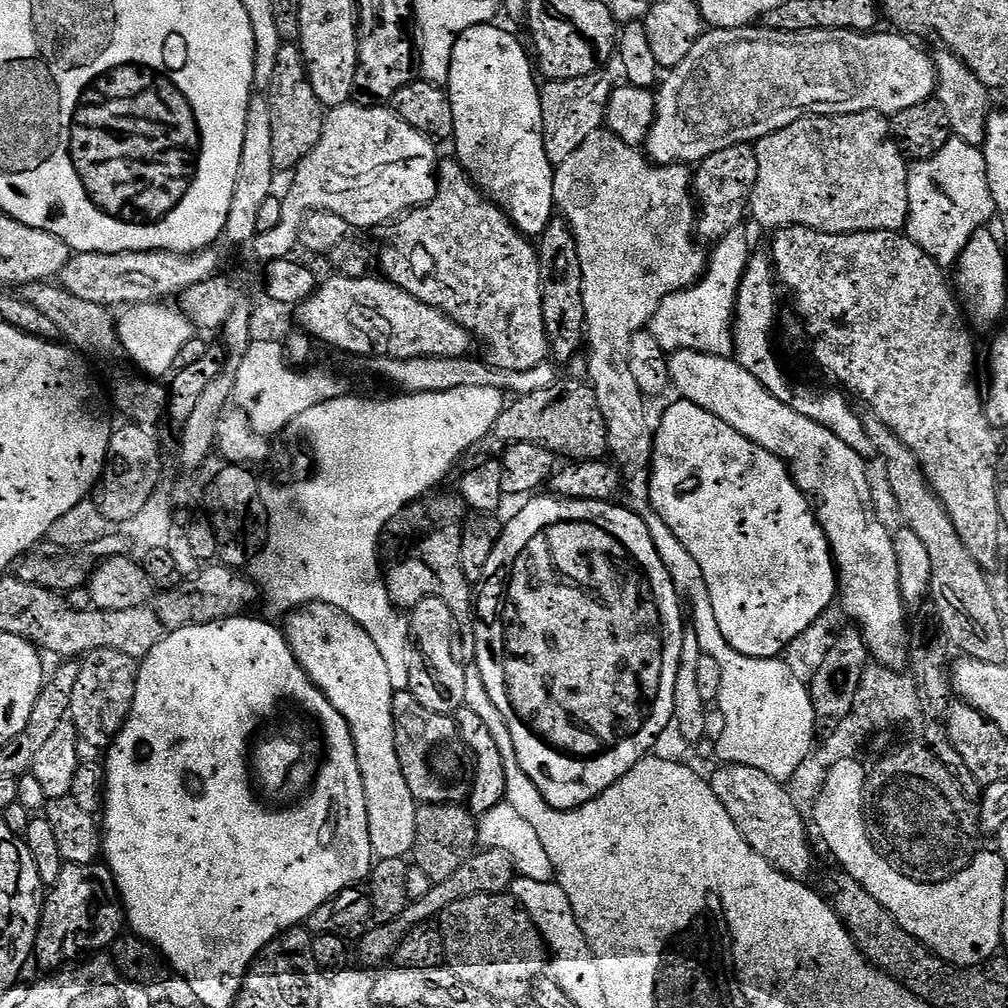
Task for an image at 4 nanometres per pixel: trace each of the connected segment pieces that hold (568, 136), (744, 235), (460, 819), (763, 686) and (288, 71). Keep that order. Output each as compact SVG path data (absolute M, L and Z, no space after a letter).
M601 70L569 80L550 80L541 87L544 141L550 162L554 166L570 158L570 154L574 154L574 150L578 150L578 146L582 146L582 142L590 138L590 134L605 127L608 103L614 87L614 81L606 73L607 71Z
M741 226L730 230L730 234L719 240L717 248L724 248L718 249L716 256L714 252L714 259L709 263L700 283L670 294L658 306L650 321L650 331L665 353L694 350L715 356L733 355L736 299L749 255L754 248L746 229Z
M420 804L416 809L416 837L414 838L414 846L412 847L414 857L416 856L416 860L414 860L415 867L421 868L434 882L450 878L450 876L477 851L477 823L477 817L473 816L472 813L468 811L467 807L458 804Z
M651 506L643 509L642 524L647 528L648 536L654 538L655 559L666 566L687 603L692 603L690 622L698 634L701 653L715 658L722 669L718 707L724 715L724 729L716 744L716 752L721 756L721 761L724 764L754 766L754 770L762 770L762 774L770 774L770 778L781 782L790 781L812 756L812 739L818 736L809 685L799 681L783 659L759 660L738 654L738 650L734 650L734 646L726 642L718 627L718 618L714 618L714 606L710 602L704 575L698 562L690 558L690 550L686 550L686 546L682 546L682 542L674 538L674 530L666 526L666 522Z
M284 42L281 49L278 50L278 60L277 66L274 69L273 84L269 86L266 95L268 97L268 105L270 106L274 166L278 170L284 170L284 168L295 170L304 161L306 154L310 154L310 150L314 150L314 146L318 146L318 142L322 138L324 118L326 115L324 104L318 98L318 94L314 94L314 86L310 84L310 78L306 70L306 62L304 61L304 55L302 54L299 43Z

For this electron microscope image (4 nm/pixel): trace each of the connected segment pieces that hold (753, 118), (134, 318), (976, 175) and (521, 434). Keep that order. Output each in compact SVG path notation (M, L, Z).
M763 26L705 31L698 42L694 42L694 50L690 50L680 65L663 77L655 93L656 117L646 145L648 159L653 164L696 166L718 150L726 150L735 144L752 144L804 116L845 116L877 111L892 118L900 111L933 99L938 88L933 57L918 45L911 44L916 42L907 35L884 31L865 34L849 32L847 28L819 28L783 32Z
M168 302L133 304L125 307L118 316L120 341L125 355L149 378L164 378L160 377L164 375L167 377L176 368L176 359L178 354L182 354L182 346L194 339L194 325L190 318L179 307L172 305L171 308L170 305Z
M950 139L932 157L917 160L908 170L910 210L907 236L941 266L955 265L976 231L997 215L990 160L970 142Z
M580 378L557 379L555 384L546 386L546 390L534 390L534 394L516 396L515 399L505 407L504 413L494 422L491 432L488 433L486 441L487 447L503 449L509 444L521 444L530 442L531 444L542 444L556 453L557 457L567 459L572 462L586 460L604 460L609 455L608 431L606 430L606 418L602 418L602 410L598 410L598 398L592 389L591 383Z

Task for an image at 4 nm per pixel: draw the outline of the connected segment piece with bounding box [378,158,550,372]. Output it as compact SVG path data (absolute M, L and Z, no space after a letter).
M459 160L439 161L434 198L423 208L411 209L396 226L396 232L389 234L380 252L378 248L378 268L380 264L383 279L406 290L406 294L414 294L426 306L442 310L442 314L461 324L479 343L481 340L488 347L486 360L493 368L521 372L549 359L537 245L521 234L507 214L477 188Z

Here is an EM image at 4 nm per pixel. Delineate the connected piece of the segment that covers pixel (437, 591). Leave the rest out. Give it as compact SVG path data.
M459 494L436 496L409 504L384 528L382 571L393 604L410 610L422 598L444 596L451 584L461 583L460 555L466 505Z

